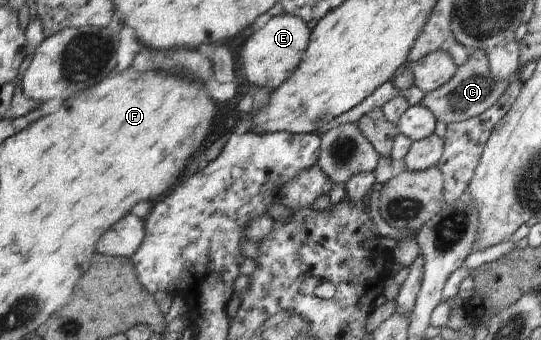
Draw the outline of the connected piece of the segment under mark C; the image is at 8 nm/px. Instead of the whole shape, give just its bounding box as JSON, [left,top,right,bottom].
[418,49,510,123]

